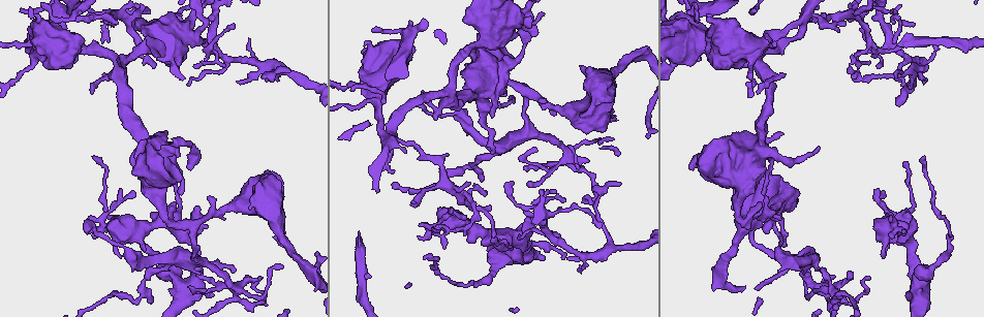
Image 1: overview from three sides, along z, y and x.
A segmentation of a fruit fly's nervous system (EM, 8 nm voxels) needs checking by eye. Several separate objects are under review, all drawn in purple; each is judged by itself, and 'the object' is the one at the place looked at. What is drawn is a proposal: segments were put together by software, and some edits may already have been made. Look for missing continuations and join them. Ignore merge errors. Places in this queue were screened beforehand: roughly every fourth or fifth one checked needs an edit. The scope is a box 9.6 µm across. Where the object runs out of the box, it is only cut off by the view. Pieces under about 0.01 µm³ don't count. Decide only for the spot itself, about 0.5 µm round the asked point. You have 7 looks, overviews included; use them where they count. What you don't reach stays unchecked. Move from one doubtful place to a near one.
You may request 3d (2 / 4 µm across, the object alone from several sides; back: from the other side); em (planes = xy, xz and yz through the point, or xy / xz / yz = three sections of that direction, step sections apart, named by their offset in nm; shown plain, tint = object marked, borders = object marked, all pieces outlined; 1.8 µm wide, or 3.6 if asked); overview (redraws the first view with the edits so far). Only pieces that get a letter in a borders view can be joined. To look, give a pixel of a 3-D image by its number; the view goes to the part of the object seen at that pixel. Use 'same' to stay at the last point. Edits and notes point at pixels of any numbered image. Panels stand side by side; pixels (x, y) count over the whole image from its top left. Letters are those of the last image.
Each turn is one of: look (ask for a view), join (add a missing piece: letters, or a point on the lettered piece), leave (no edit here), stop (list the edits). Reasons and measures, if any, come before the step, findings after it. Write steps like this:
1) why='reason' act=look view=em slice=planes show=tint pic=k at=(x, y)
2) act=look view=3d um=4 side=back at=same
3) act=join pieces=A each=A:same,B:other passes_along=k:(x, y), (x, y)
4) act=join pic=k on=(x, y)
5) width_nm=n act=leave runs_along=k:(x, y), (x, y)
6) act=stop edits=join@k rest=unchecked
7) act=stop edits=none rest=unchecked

why='thin end' act=look view=em slice=planes show=borders pic=1 at=(525, 212)

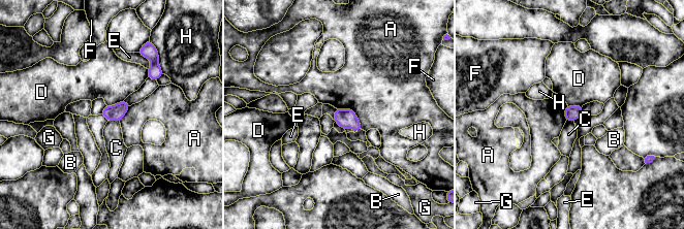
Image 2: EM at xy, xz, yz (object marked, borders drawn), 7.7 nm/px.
longest_contact=A:260nm act=leave each=A:other,B:other,C:other,D:other,E:other,F:other,G:other,H:other border=2:(119, 121), (107, 122) found='no lettered piece goes on from it'

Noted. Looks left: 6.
why='branch stops here' act=look view=3d um=4 pic=1 at=(250, 40)

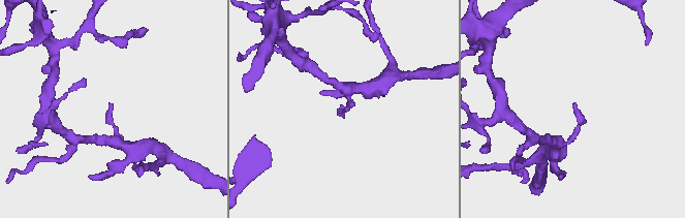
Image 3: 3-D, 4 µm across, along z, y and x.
why='shape alone is not enough' act=look view=em slice=planes show=borders pic=3 at=(572, 105)

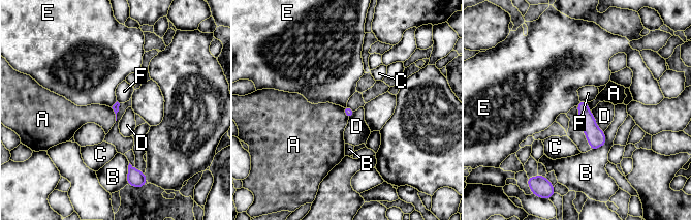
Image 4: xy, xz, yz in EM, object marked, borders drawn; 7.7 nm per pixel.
act=leave each=A:other,B:other,C:other,D:other,E:other,F:other border=4:(117, 101), (112, 107) found='no lettered piece goes on from it'

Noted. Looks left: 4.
act=look view=em slice=planes show=borders pic=1 at=(101, 228)

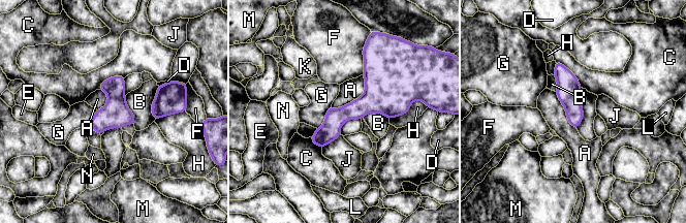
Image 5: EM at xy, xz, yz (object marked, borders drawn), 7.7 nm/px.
act=leave each=A:other,B:other,C:other,D:other,E:other,F:other,G:other,H:other,J:other,K:other,L:other,M:other,N:other border=5:(364, 75), (356, 98), (331, 106) found='no lettered piece goes on from it'

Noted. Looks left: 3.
act=stop edits=none rest=unchecked

